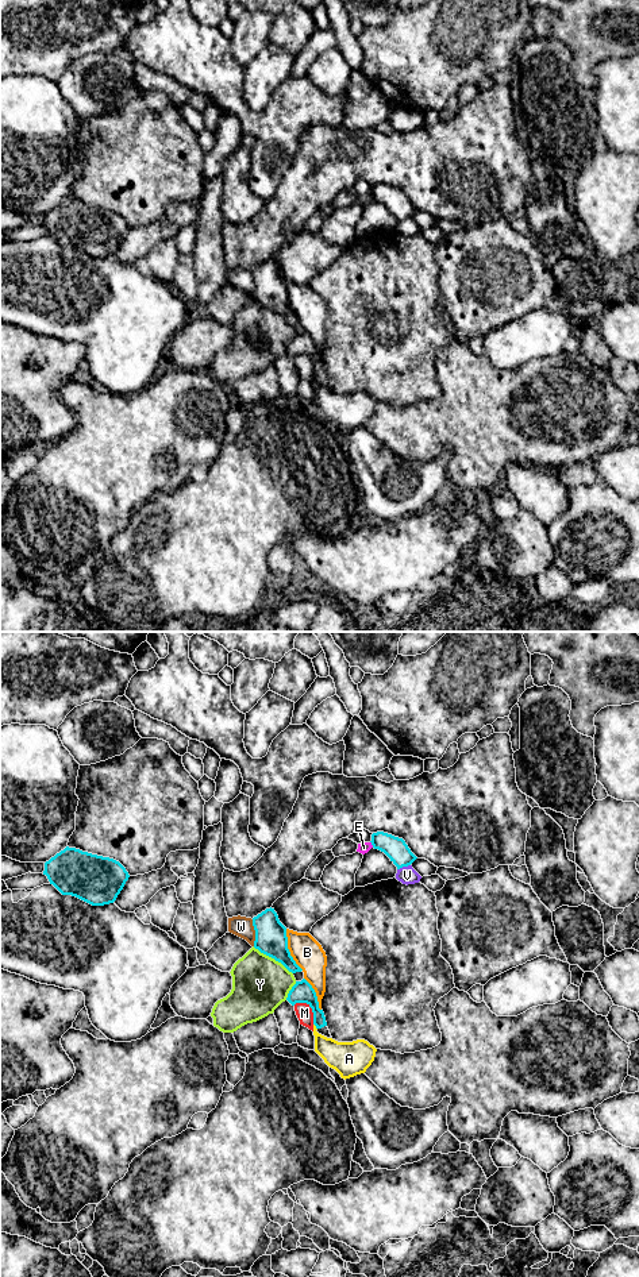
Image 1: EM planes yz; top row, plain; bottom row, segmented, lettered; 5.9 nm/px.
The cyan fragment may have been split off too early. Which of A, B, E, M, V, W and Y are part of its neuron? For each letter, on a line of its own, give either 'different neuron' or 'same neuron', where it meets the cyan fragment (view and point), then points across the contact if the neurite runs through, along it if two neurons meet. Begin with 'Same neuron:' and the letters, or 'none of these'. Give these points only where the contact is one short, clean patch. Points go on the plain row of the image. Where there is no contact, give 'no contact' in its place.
Same neuron: none of these
A: different neuron; meets cyan in yz at (315, 377); border along yz (314, 375), (316, 381)
B: different neuron; meets cyan in yz at (288, 301)
E: different neuron; meets cyan in yz at (372, 196)
M: different neuron; meets cyan in yz at (311, 359)
V: different neuron; meets cyan in yz at (403, 218)
W: different neuron; meets cyan in yz at (256, 285); border along yz (251, 272), (254, 297)
Y: different neuron; meets cyan in yz at (273, 309)

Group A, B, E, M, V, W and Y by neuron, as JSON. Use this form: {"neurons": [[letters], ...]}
{"neurons": [["A", "B"], ["E", "Y"], ["M"], ["V", "W"]]}

